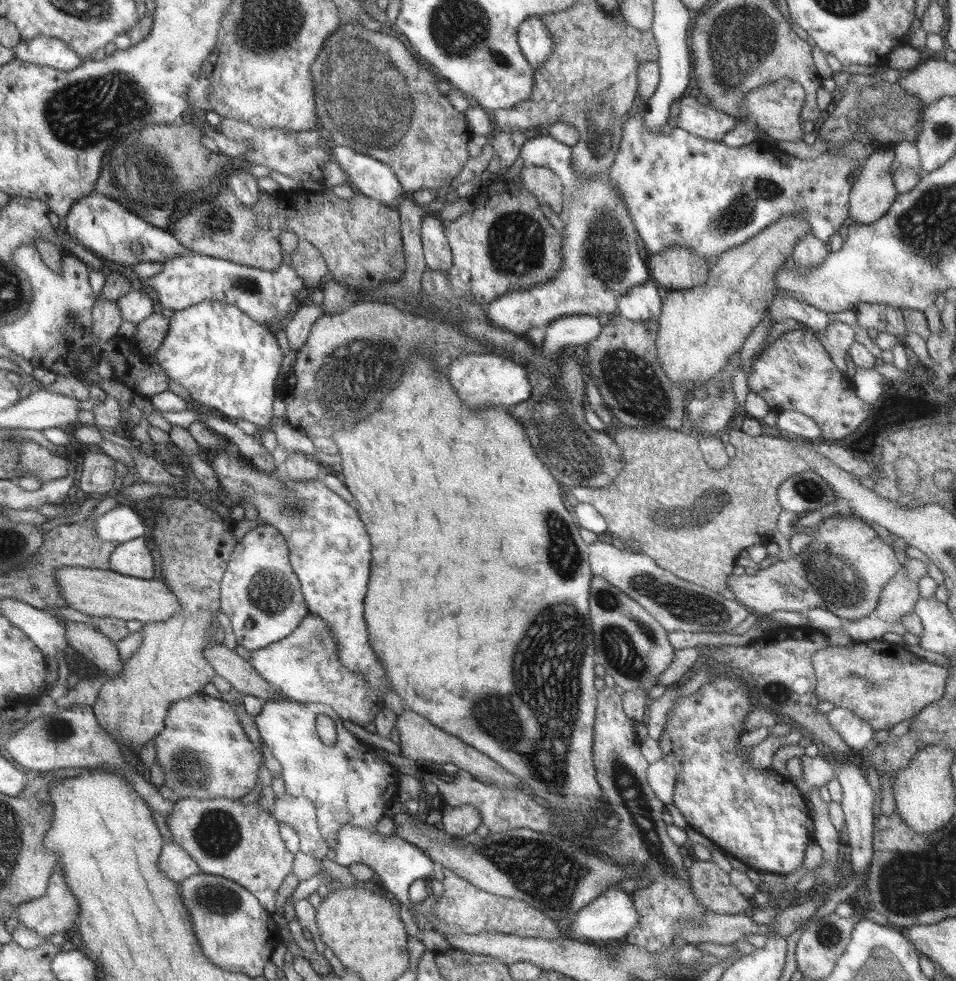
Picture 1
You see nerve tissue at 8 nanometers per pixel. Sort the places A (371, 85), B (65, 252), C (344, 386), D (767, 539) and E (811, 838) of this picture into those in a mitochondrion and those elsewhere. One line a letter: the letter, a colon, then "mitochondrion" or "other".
A: mitochondrion
B: other
C: mitochondrion
D: other
E: other

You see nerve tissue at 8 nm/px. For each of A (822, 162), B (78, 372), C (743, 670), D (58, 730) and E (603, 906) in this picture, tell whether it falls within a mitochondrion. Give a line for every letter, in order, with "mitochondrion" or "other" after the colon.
A: other
B: other
C: other
D: mitochondrion
E: other

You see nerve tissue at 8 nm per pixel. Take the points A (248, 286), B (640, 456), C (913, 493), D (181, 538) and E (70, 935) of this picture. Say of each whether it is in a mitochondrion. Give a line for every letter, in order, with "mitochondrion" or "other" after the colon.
A: mitochondrion
B: other
C: other
D: mitochondrion
E: other

